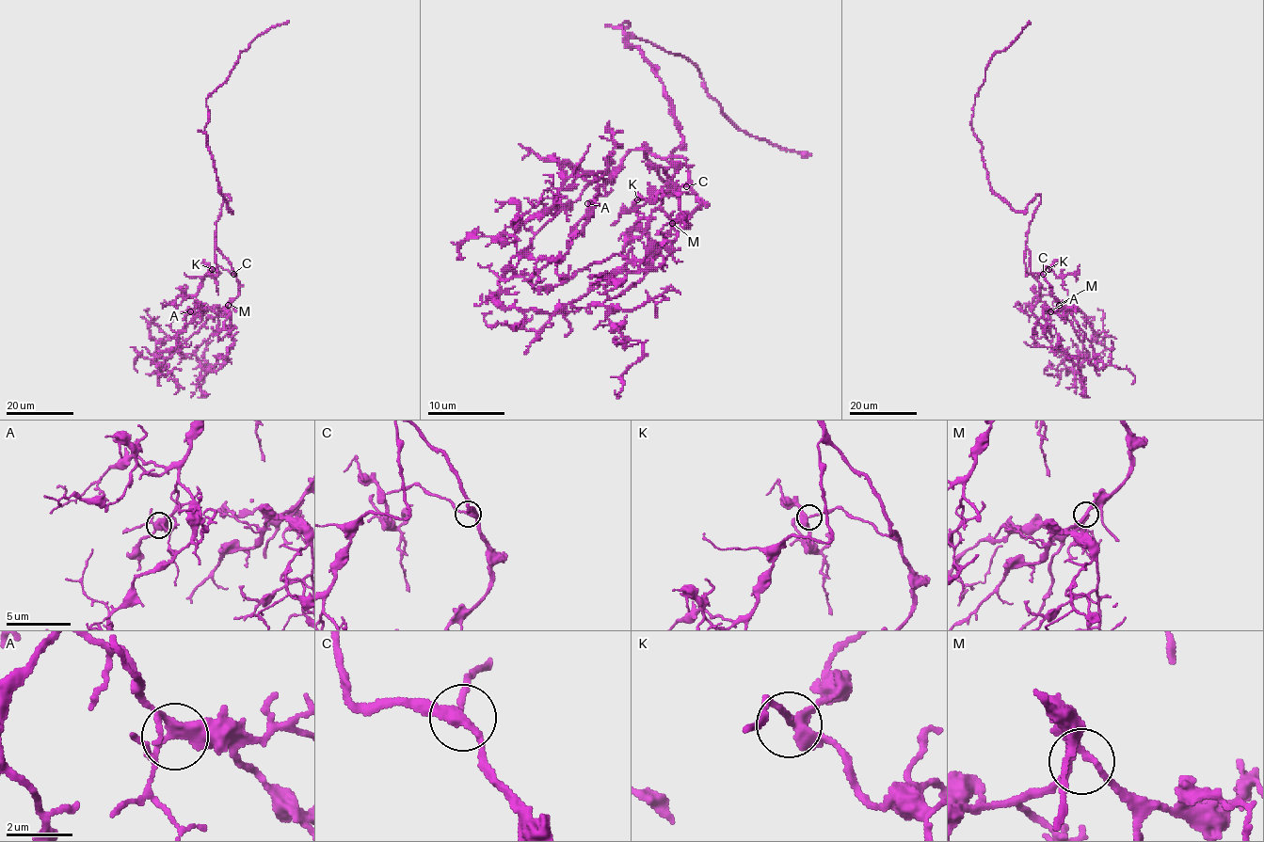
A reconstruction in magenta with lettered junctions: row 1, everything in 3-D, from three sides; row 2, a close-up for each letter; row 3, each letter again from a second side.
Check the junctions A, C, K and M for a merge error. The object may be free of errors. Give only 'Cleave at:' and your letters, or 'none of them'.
Cleave at: none of them

